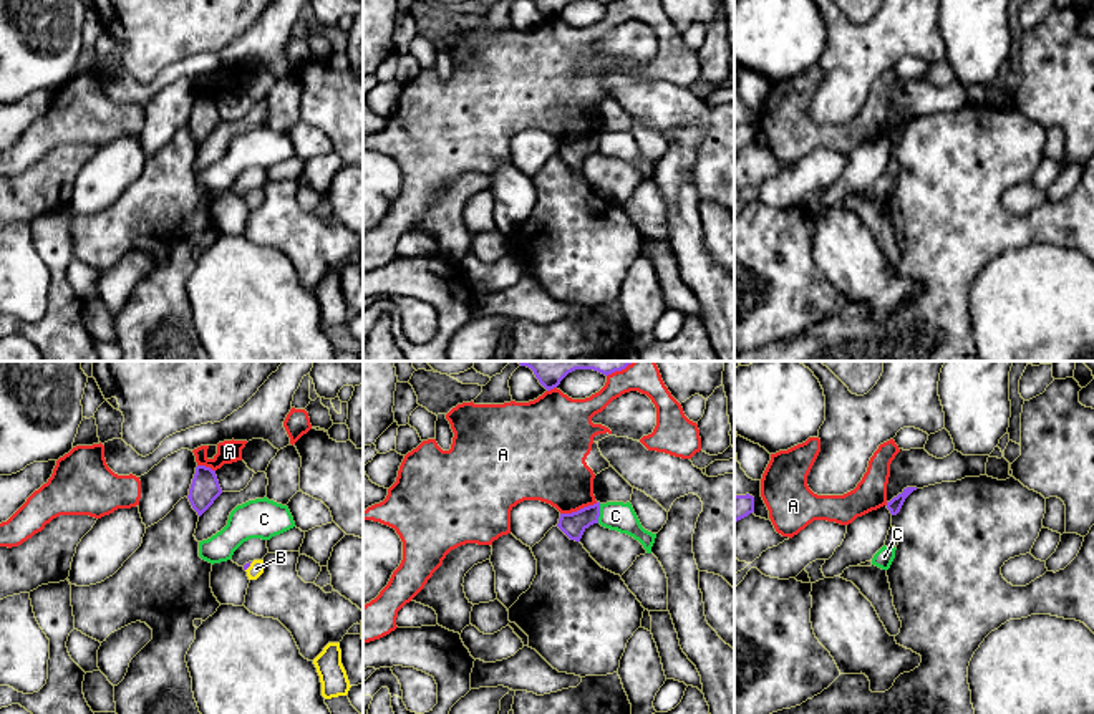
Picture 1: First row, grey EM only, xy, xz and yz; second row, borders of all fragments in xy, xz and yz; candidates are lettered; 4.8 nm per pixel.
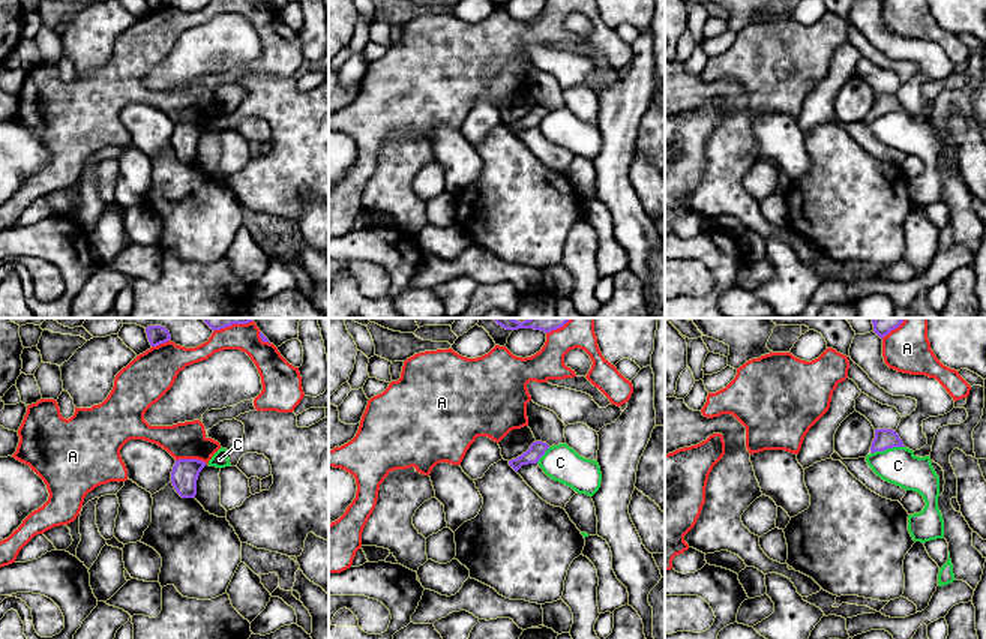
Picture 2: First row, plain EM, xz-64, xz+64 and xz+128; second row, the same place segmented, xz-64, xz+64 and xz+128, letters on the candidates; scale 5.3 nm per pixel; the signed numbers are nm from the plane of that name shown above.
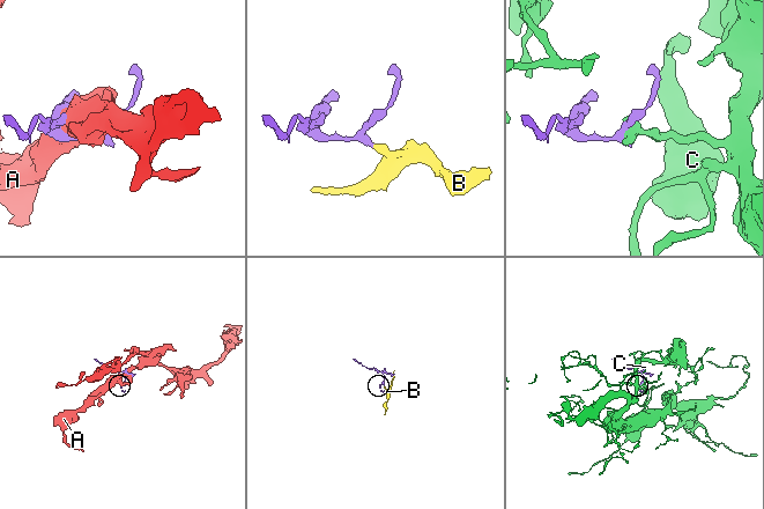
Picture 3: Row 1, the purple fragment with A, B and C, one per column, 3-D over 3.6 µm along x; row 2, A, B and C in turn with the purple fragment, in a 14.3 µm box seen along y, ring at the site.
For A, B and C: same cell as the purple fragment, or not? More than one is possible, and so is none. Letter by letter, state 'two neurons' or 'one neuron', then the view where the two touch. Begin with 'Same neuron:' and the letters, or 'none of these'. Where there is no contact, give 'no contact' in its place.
Same neuron: B
A: two neurons; contact in xz
B: one neuron; contact in xy
C: two neurons; contact in xz

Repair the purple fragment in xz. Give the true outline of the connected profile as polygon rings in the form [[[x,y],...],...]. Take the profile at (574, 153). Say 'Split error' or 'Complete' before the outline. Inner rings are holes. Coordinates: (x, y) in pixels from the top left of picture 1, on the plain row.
Complete. [[[600,131],[583,136],[572,142],[560,142],[557,156],[575,171],[580,171],[583,161],[593,154],[598,152],[600,146]]]

